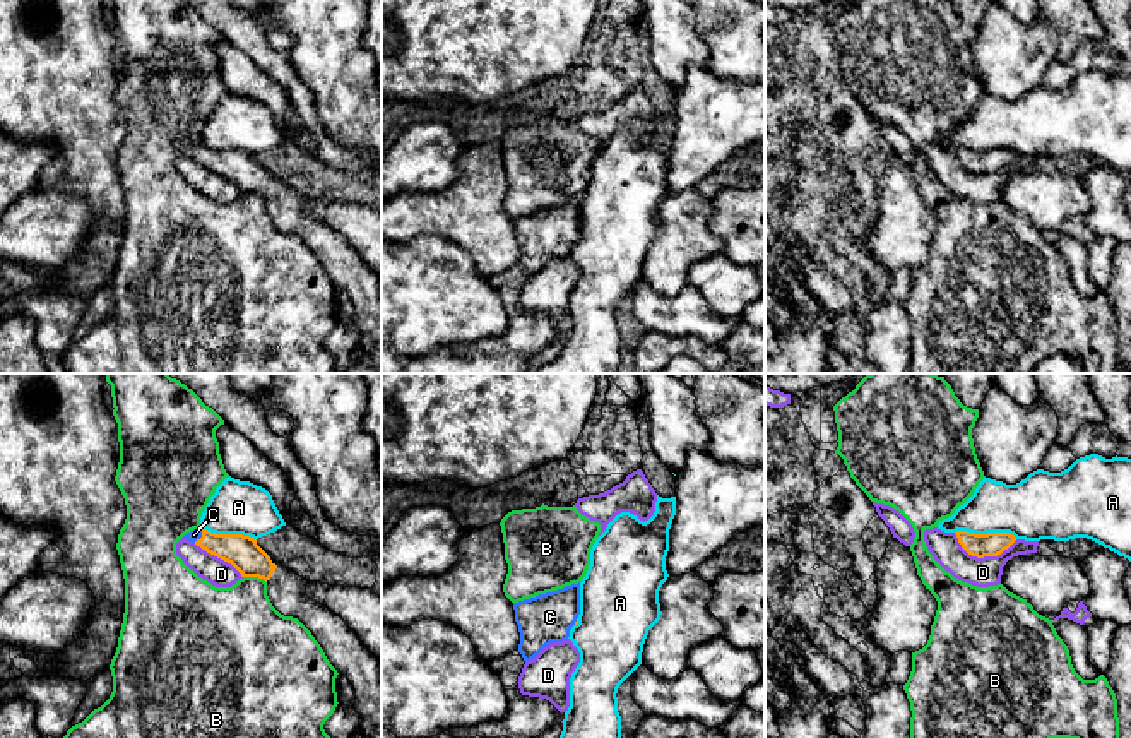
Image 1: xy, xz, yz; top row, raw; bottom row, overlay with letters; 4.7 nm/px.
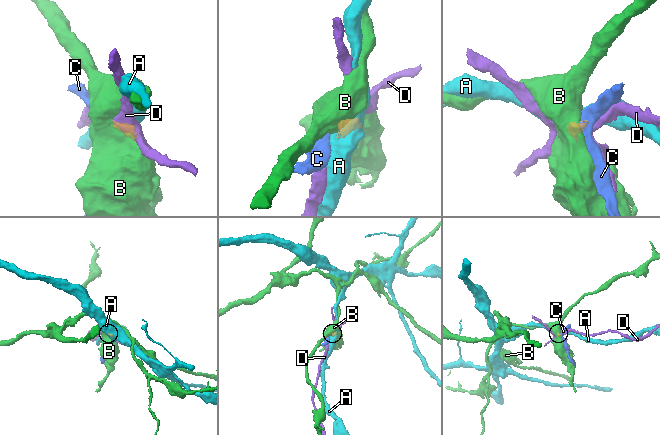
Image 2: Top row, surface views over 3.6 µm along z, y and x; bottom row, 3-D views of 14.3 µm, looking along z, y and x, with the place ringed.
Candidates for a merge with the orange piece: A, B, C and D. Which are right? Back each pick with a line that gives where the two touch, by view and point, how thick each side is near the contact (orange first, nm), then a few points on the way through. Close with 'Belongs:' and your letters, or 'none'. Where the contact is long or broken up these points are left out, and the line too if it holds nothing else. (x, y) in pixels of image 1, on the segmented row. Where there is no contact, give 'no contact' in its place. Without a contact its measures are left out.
C: contact xy (202, 536); calibres 160 and 50 nm; way xy (242, 552), (216, 545), (202, 536), (194, 535)
Belongs: C

